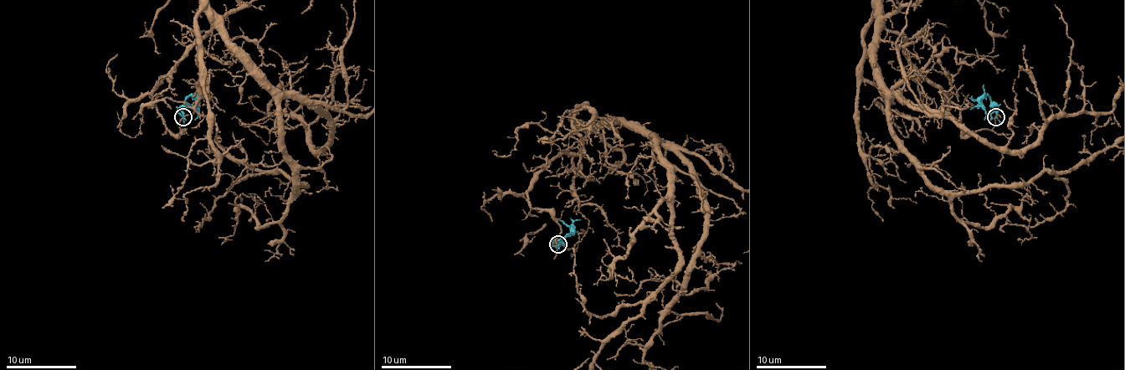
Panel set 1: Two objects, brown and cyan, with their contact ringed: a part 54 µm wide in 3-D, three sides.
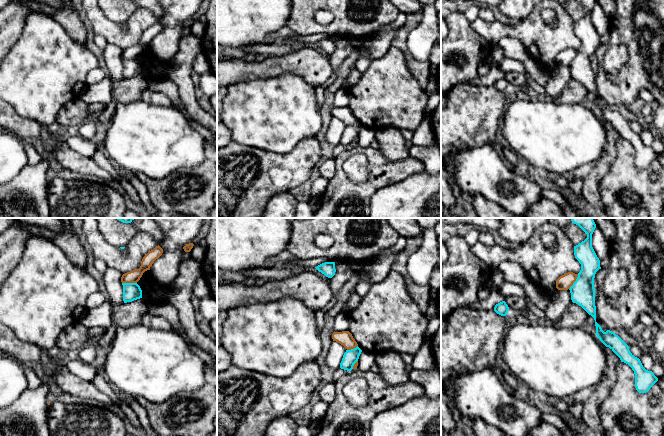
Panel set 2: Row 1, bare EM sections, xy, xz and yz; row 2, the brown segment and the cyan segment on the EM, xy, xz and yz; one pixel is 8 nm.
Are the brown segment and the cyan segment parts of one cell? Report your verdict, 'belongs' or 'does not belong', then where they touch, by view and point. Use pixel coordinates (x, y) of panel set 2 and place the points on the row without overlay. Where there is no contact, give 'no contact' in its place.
does not belong; contact yz (574, 57)

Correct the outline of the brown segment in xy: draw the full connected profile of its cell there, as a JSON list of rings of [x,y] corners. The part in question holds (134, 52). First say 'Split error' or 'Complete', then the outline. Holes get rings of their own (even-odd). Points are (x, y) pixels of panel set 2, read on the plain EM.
Complete. [[[158,21],[153,26],[149,27],[142,35],[141,42],[137,46],[127,48],[122,51],[122,59],[137,59],[142,53],[143,49],[150,46],[150,43],[156,35],[163,29],[163,25]]]

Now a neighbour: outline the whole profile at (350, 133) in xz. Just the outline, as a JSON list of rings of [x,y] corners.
[[[357,122],[354,125],[346,126],[340,139],[340,144],[351,147],[354,140],[358,137],[362,126]]]

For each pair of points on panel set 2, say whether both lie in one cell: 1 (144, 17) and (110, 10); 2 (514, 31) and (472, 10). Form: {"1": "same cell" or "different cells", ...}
{"1": "different cells", "2": "different cells"}

